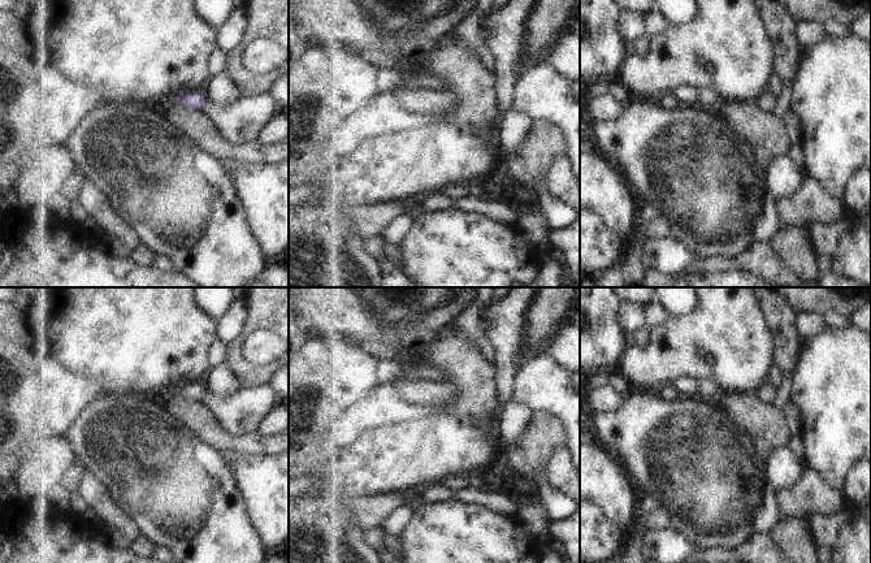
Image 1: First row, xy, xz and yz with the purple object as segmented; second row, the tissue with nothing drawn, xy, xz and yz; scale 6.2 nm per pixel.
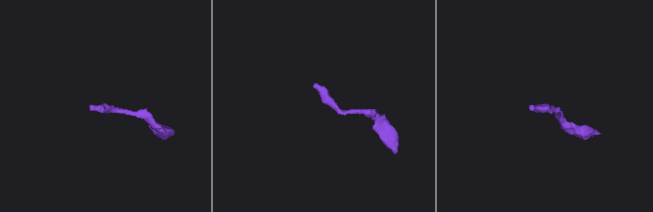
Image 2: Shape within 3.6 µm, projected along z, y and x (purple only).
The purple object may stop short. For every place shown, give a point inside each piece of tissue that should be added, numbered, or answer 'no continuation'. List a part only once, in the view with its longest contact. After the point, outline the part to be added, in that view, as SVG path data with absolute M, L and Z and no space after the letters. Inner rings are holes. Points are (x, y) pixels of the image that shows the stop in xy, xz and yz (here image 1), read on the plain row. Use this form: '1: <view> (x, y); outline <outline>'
1: xy (168, 389); outline M165 386L165 387L157 389L155 391L151 391L146 395L156 397L160 393L172 393L173 394L173 387L172 386Z

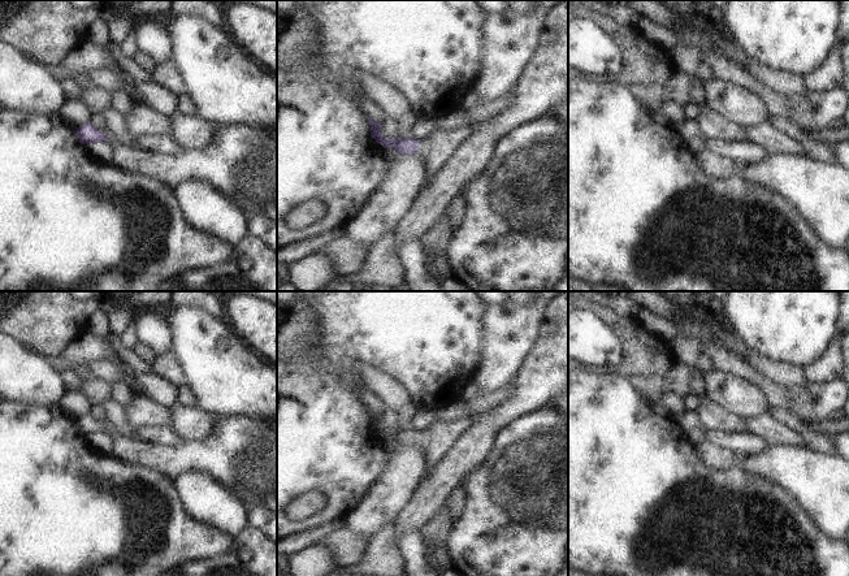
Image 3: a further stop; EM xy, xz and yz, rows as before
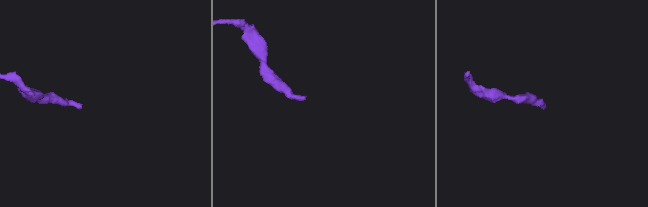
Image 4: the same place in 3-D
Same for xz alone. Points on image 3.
1: xz (440, 436); outline M477 415L462 417L456 421L434 419L432 424L420 432L420 441L416 443L425 454L426 472L423 481L433 472L437 464L445 458L456 439L477 420ZM421 481L421 482L423 482Z

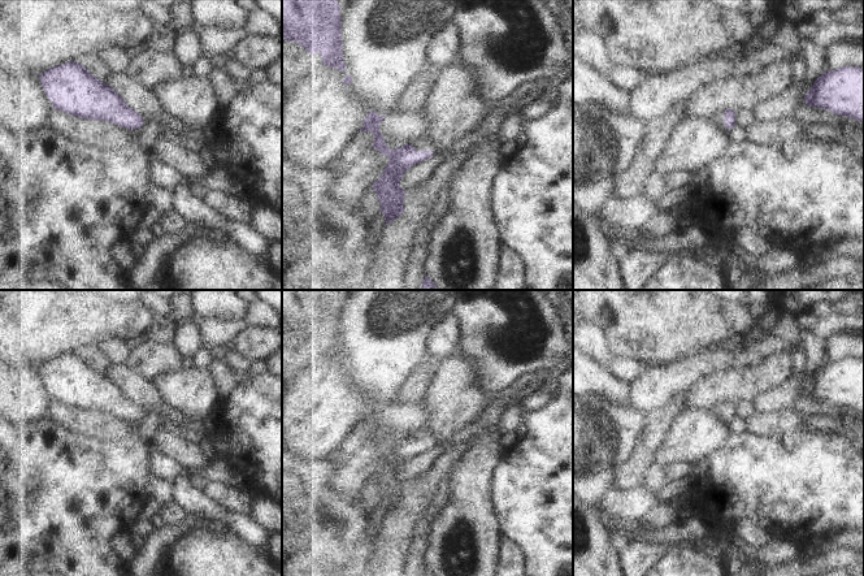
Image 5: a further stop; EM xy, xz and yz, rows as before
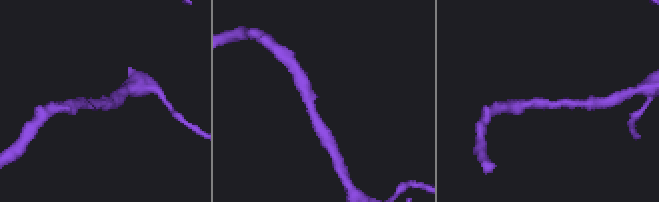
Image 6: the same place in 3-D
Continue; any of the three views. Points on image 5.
1: xz (419, 436); outline M417 430L416 433L413 433L413 439L416 442L431 442L434 445L437 445L437 441L434 439L433 436L427 434L427 433L422 433L421 430Z

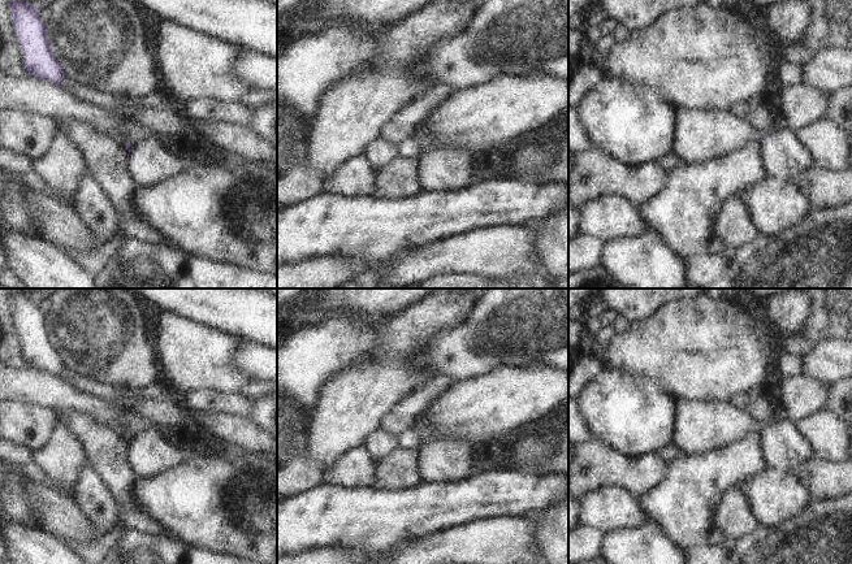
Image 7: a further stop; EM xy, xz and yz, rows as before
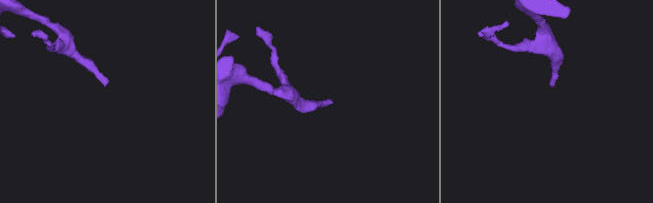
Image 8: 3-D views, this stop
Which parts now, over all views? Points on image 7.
no continuation

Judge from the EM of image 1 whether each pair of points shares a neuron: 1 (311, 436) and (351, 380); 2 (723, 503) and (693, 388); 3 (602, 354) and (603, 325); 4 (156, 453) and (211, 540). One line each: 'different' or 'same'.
1: same
2: different
3: same
4: same

